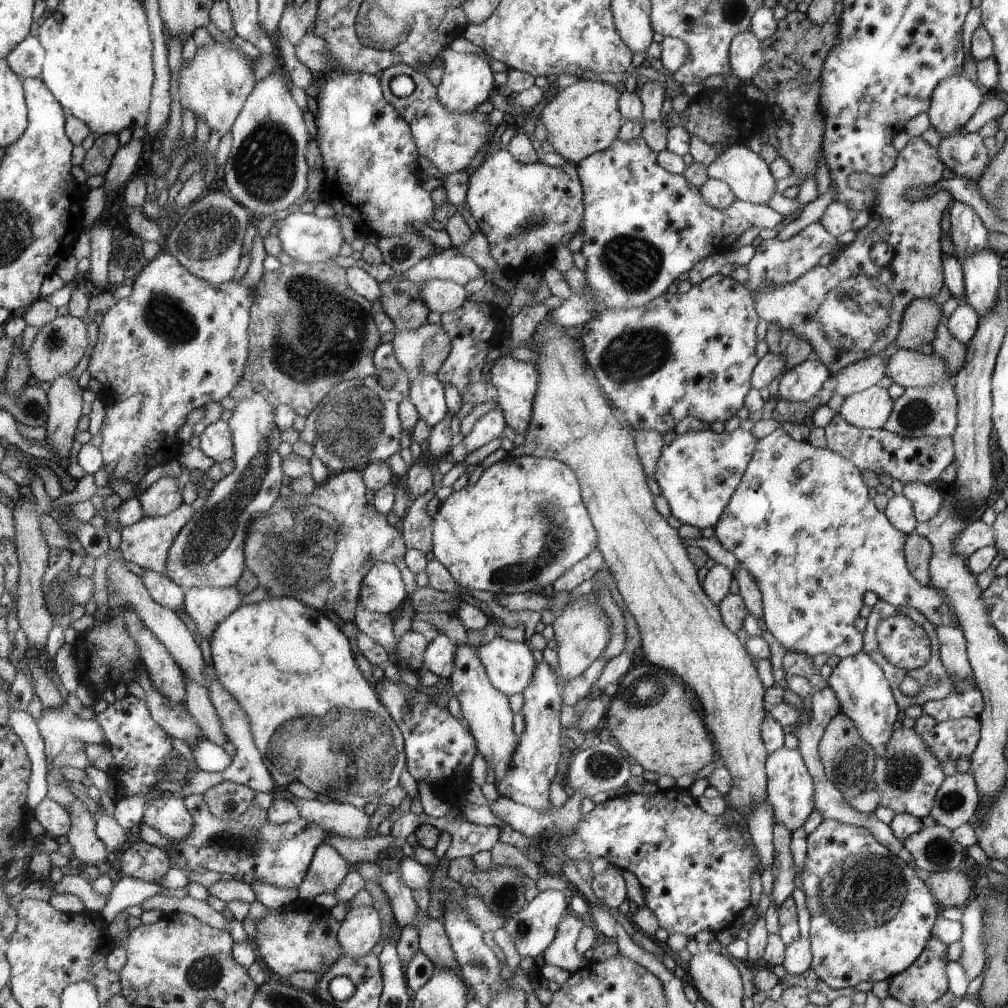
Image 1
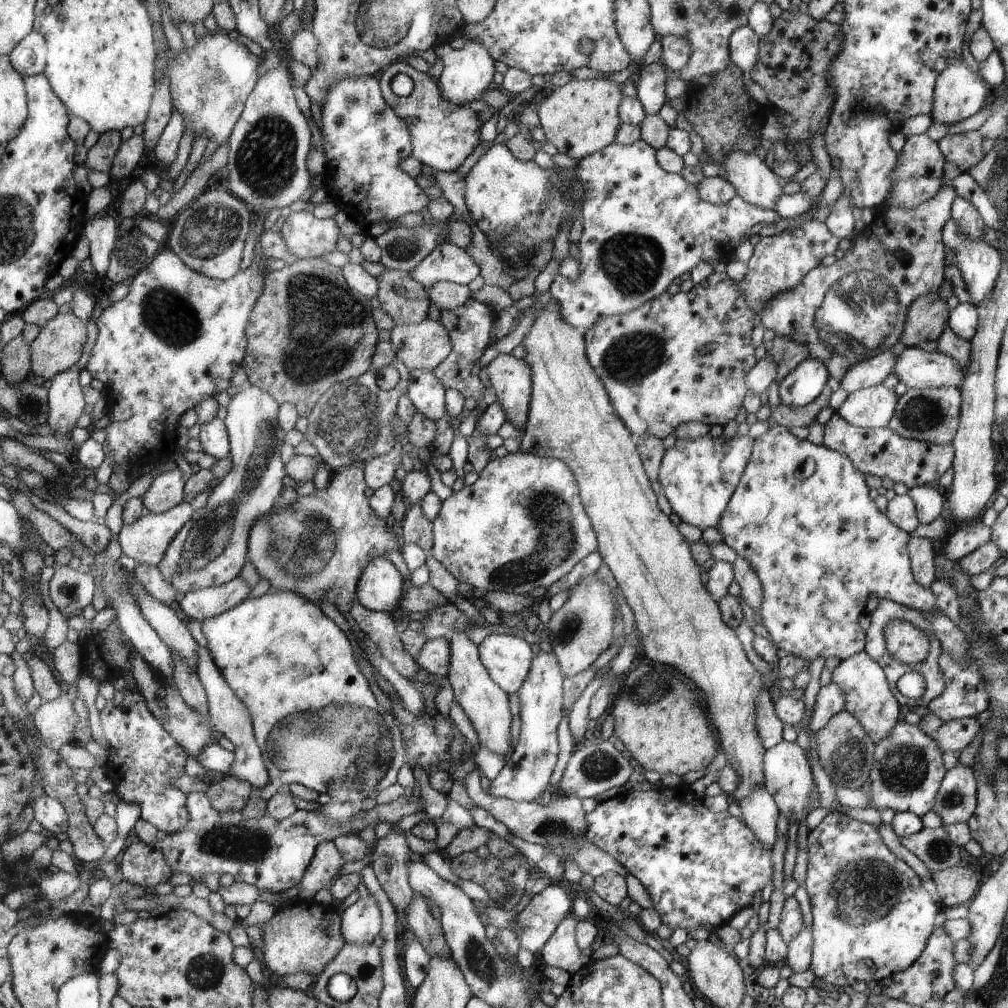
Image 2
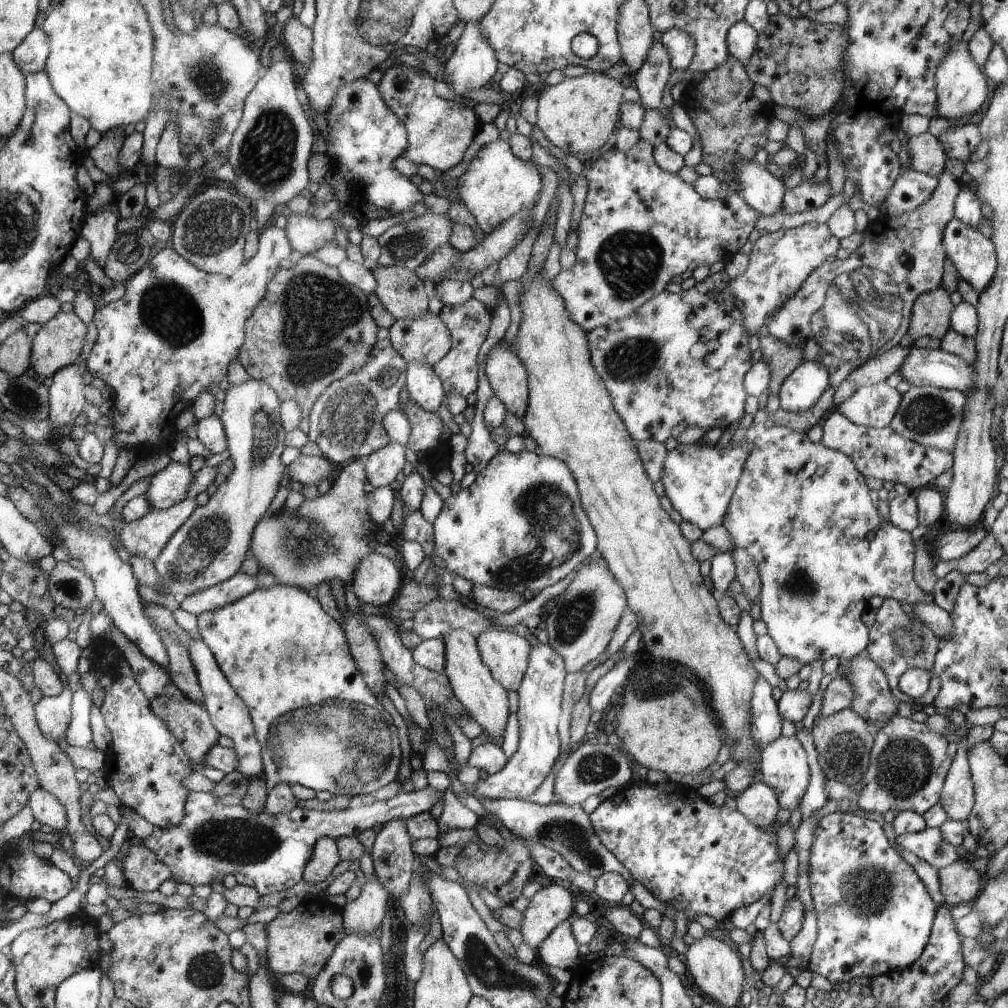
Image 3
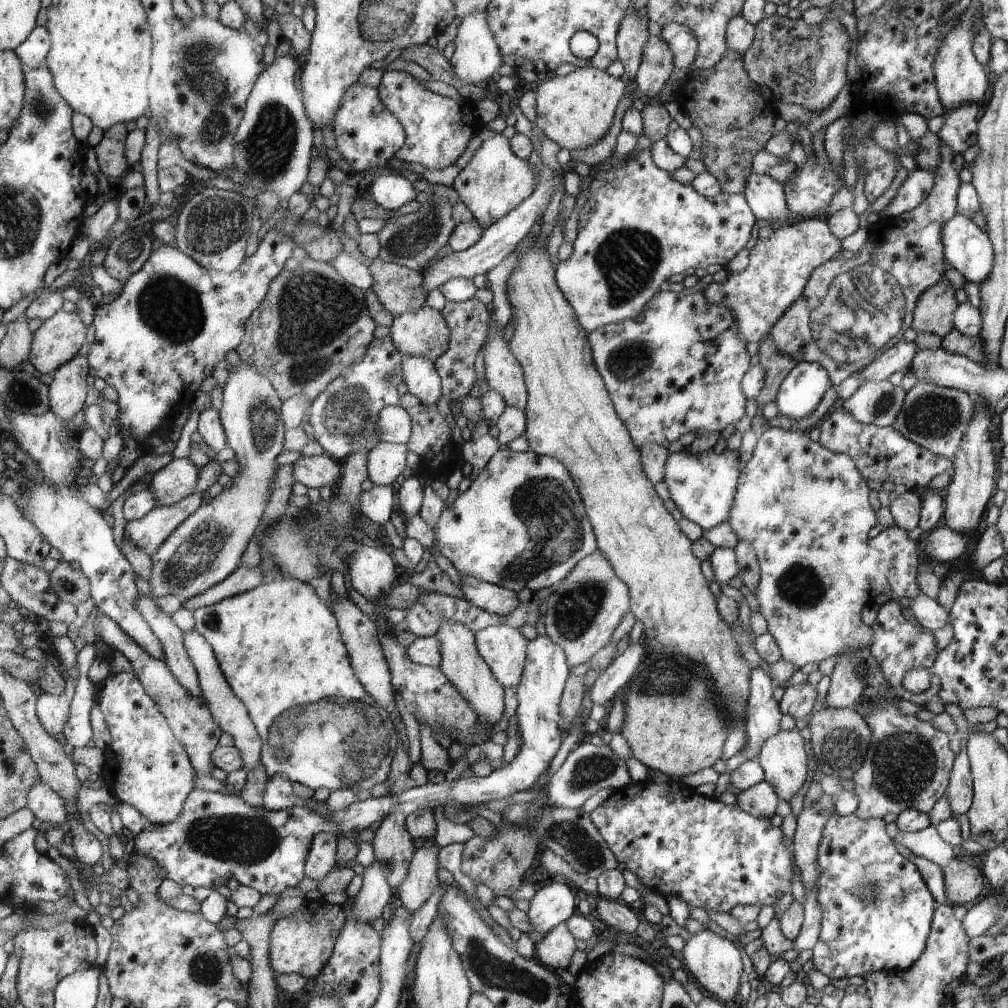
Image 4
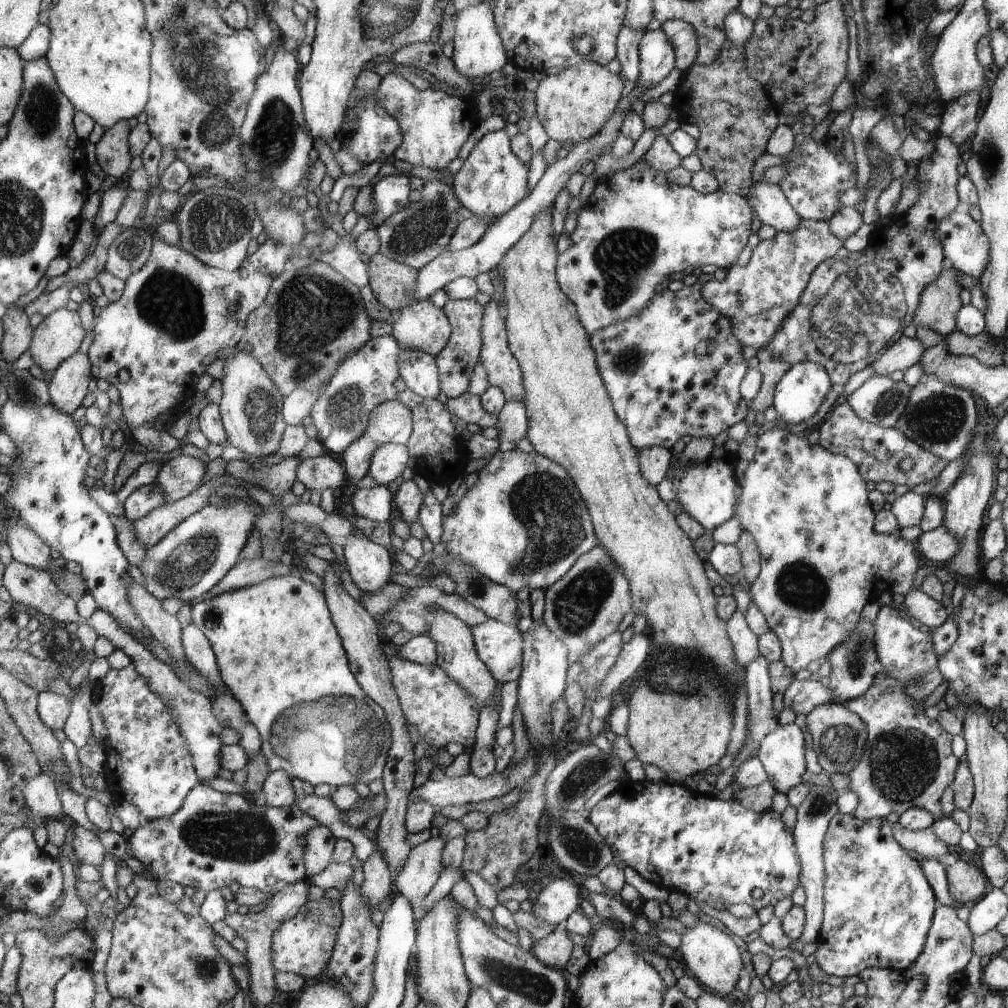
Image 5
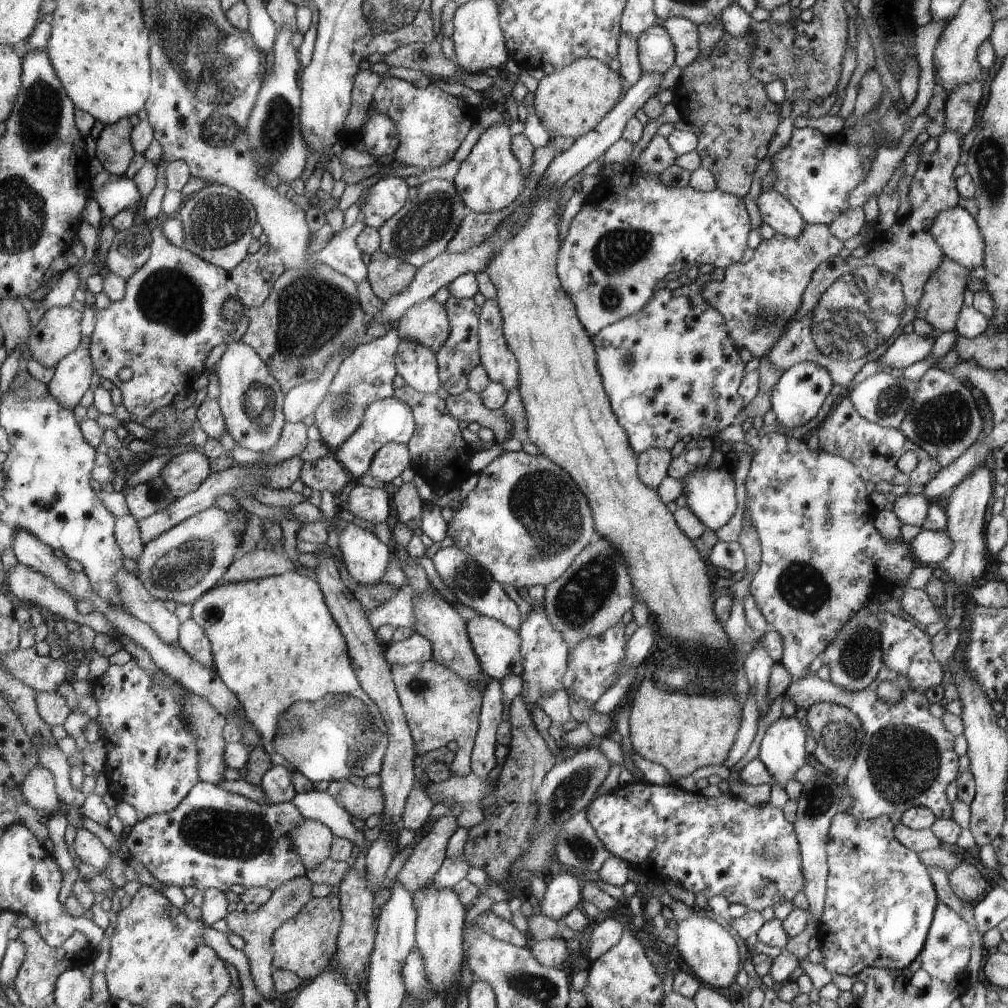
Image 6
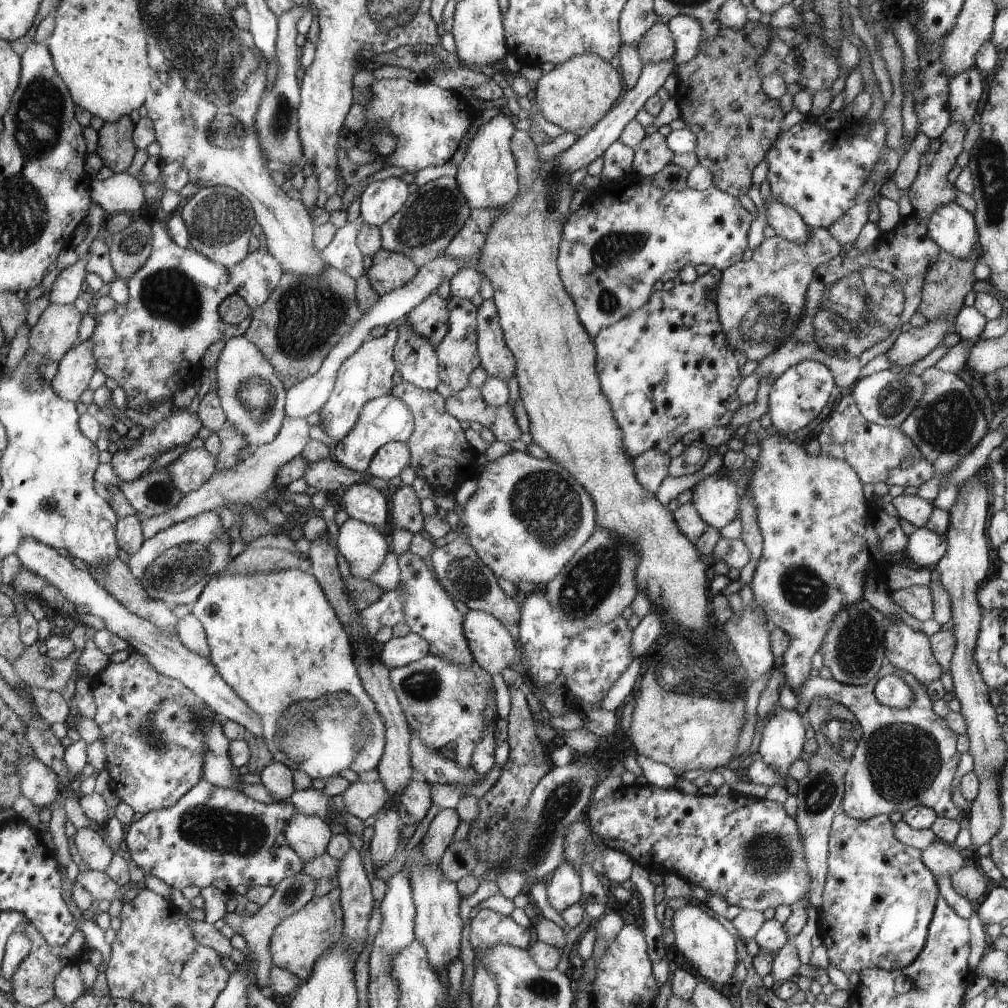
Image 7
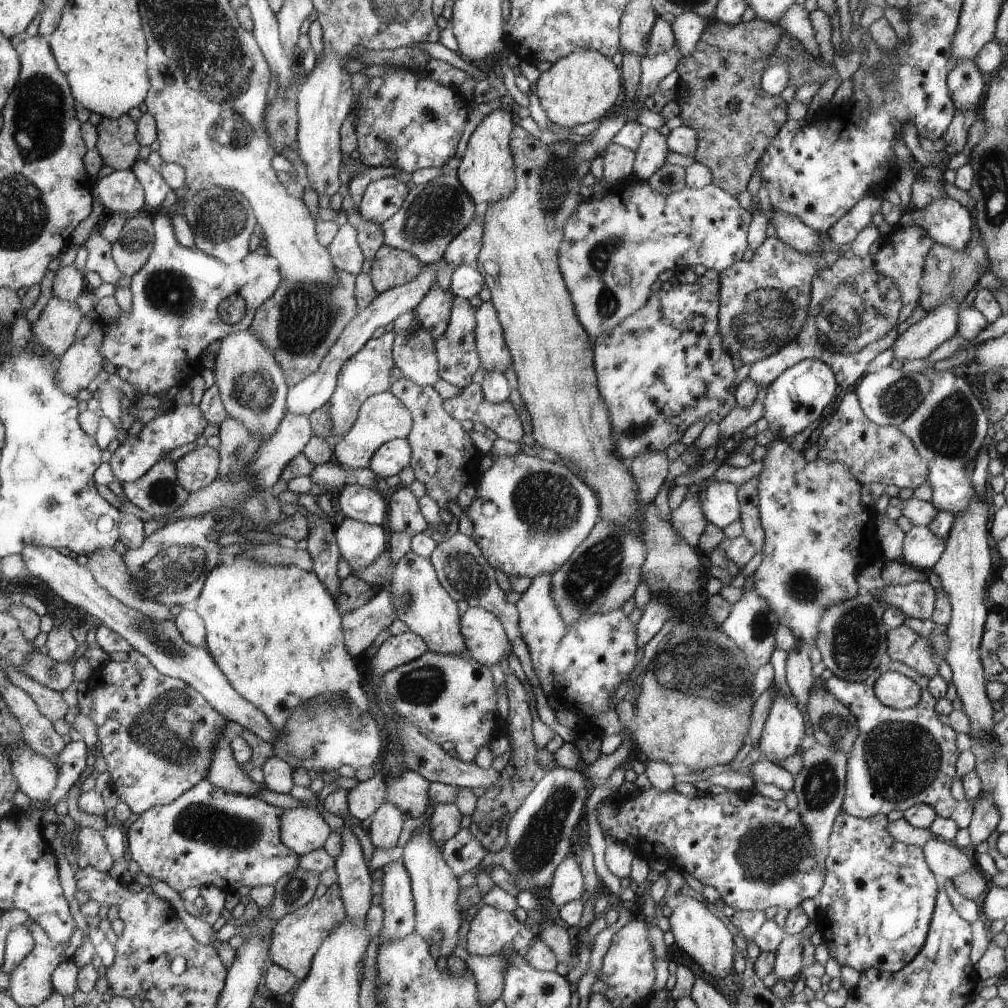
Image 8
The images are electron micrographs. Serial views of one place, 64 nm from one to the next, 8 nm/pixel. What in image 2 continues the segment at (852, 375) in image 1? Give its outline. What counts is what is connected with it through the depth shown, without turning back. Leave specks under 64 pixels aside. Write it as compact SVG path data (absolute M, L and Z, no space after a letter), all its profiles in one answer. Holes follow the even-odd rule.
M888 351L863 359L846 372L845 378L842 378L840 382L840 387L852 394L859 389L881 385L893 373L898 358L899 356L896 356L894 352Z

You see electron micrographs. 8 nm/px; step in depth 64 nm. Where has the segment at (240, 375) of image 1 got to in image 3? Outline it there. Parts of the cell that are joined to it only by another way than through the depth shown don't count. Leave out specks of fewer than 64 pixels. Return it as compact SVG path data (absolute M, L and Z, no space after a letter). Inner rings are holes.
M268 227L259 236L256 256L232 277L226 277L199 270L171 246L162 245L155 250L151 262L125 283L124 296L95 312L93 321L98 329L98 340L87 361L93 378L102 380L116 391L116 398L111 400L116 406L112 439L116 440L121 450L138 452L140 447L148 444L153 446L155 453L169 452L170 447L164 447L160 442L163 437L160 432L164 422L162 414L172 410L178 402L192 402L212 382L218 384L224 378L228 362L236 358L245 345L248 319L265 298L269 283L280 270L280 262L288 259L292 250L285 230Z

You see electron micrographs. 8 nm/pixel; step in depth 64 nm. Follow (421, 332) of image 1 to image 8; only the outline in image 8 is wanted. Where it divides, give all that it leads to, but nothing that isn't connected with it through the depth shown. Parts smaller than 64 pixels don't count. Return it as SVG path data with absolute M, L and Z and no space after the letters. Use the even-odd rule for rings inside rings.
M436 282L413 311L422 327L433 336L434 340L445 334L449 319L452 317L455 298L450 289L443 290Z

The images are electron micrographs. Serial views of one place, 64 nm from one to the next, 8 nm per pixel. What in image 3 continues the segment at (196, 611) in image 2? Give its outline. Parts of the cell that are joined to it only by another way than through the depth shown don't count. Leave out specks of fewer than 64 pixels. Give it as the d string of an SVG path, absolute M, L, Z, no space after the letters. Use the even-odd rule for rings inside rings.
M238 572L229 580L187 597L180 603L180 608L196 616L205 611L223 608L256 591L258 588L257 578L258 576Z

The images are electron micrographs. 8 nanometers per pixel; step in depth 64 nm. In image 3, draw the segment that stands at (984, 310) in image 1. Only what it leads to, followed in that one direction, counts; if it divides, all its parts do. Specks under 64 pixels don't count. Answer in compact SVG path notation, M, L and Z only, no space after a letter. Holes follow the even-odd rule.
M956 218L945 226L942 243L959 278L982 293L997 270L994 244L977 229Z

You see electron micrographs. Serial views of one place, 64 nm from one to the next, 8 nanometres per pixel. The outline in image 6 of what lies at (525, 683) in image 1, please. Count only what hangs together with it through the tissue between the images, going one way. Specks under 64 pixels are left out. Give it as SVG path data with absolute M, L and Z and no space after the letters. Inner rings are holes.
M477 615L466 624L484 674L498 681L510 674L522 675L524 660L519 632L485 615Z

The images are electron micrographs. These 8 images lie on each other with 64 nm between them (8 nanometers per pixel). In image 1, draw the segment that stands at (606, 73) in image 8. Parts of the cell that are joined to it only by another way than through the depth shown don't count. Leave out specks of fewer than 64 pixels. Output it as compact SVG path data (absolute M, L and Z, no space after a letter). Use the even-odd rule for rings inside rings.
M580 79L576 84L560 89L552 100L546 102L539 117L548 131L547 141L554 152L577 166L592 154L609 149L622 127L623 116L618 112L618 98L621 98L620 92L614 85L604 82Z

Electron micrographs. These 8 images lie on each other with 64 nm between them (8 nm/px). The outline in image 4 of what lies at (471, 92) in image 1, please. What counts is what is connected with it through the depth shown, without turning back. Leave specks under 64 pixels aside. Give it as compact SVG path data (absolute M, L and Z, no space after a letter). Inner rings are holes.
M487 10L475 11L466 17L459 18L458 34L453 41L455 52L450 58L453 74L460 78L462 83L478 85L478 82L488 80L505 60L502 60L501 48L498 47L497 39L490 30Z

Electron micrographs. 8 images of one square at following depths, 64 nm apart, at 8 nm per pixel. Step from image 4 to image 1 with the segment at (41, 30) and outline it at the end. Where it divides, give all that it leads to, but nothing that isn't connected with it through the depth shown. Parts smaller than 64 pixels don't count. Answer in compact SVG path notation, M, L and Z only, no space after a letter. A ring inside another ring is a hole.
M30 36L18 45L13 54L7 58L14 73L21 78L41 77L43 63L45 62L46 50L39 38Z

